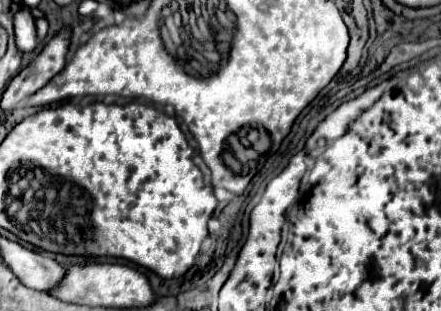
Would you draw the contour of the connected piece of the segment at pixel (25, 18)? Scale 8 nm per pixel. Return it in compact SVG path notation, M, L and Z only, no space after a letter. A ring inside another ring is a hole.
M23 6L13 17L15 42L23 53L32 52L38 45L35 18L28 6Z

